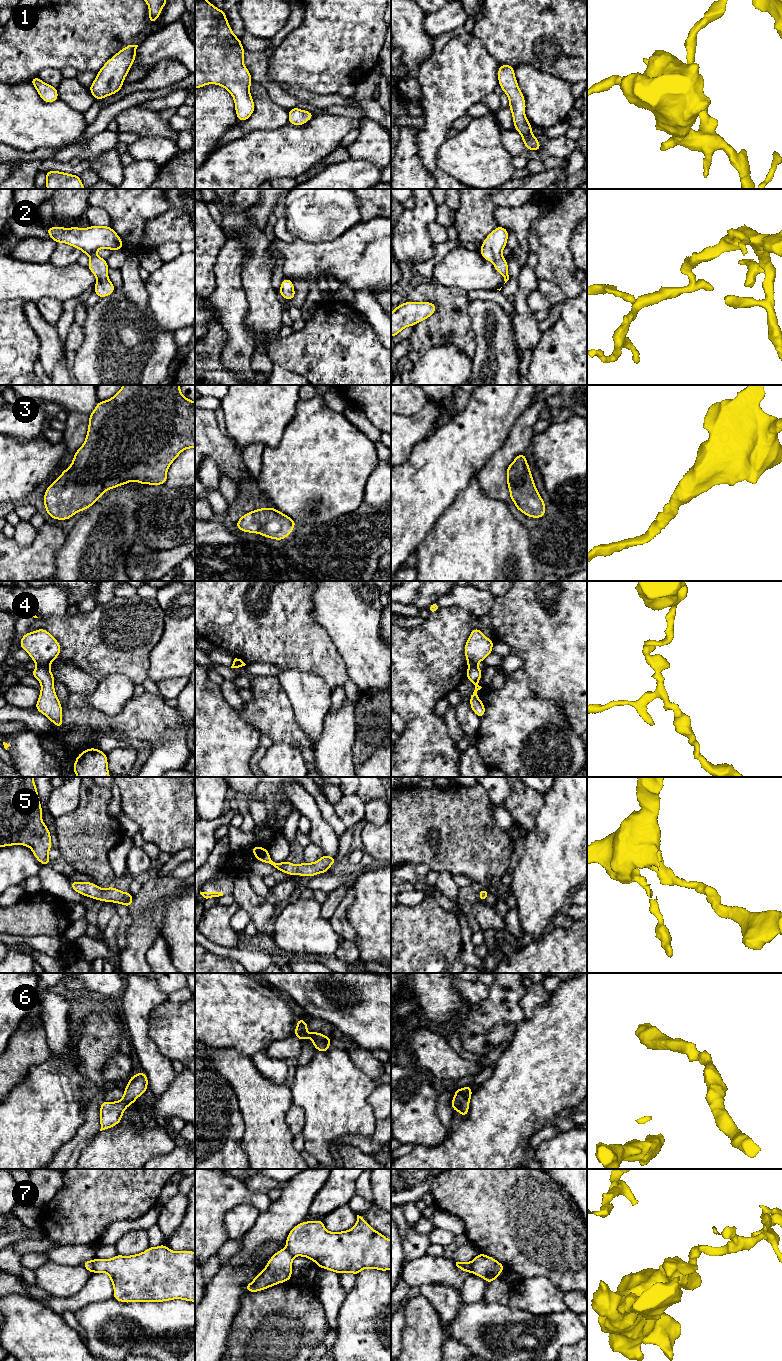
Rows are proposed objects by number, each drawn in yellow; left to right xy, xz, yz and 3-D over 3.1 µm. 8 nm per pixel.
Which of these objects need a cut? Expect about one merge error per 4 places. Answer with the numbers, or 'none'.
4, 7

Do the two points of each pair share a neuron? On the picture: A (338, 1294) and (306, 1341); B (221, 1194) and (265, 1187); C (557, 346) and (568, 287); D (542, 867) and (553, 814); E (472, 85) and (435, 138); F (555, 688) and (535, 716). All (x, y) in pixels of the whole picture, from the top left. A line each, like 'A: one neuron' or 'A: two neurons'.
A: two neurons
B: two neurons
C: two neurons
D: one neuron
E: one neuron
F: two neurons

